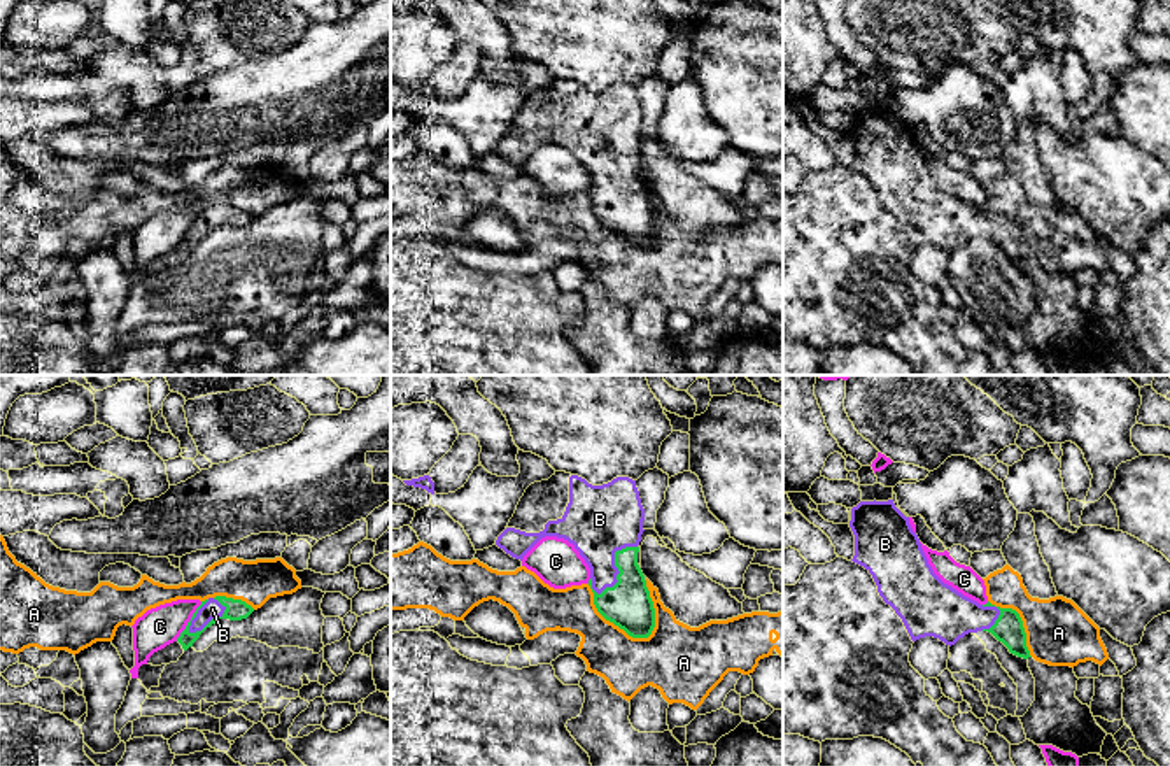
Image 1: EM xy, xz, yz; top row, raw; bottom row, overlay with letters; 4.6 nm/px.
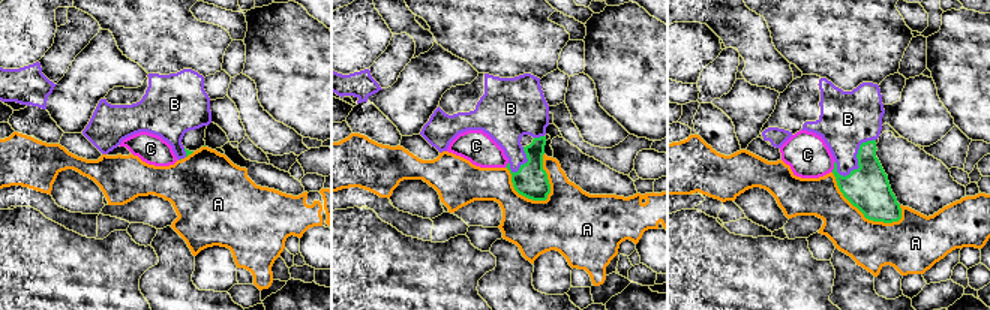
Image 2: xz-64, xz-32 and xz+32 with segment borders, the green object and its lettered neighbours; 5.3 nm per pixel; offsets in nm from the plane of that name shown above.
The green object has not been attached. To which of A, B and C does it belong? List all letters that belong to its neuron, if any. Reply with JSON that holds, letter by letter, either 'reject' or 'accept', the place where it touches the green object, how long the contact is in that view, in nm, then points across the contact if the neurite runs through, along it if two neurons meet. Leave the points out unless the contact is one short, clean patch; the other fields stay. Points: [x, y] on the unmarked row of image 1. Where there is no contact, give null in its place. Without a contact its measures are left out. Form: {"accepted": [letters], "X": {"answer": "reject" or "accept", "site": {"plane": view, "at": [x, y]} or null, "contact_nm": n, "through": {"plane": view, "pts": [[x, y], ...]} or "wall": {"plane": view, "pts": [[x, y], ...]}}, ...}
{"accepted": ["B"], "A": {"answer": "reject", "site": {"plane": "xz", "at": [612, 228]}, "contact_nm": 380}, "B": {"answer": "accept", "site": {"plane": "xy", "at": [209, 230]}, "contact_nm": 220, "through": {"plane": "xy", "pts": [[235, 216], [226, 216], [209, 230], [212, 216]]}}, "C": {"answer": "reject", "site": {"plane": "xy", "at": [190, 228]}, "contact_nm": 220, "wall": {"plane": "xy", "pts": [[202, 209], [176, 248]]}}}

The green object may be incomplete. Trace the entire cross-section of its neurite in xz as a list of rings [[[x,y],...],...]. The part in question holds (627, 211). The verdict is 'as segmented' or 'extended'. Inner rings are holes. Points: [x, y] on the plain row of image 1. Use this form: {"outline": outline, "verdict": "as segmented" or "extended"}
{"outline": [[[555,79],[525,96],[496,152],[522,168],[545,144],[567,147],[590,175],[597,219],[629,244],[648,245],[655,216],[638,172],[643,128],[636,88],[617,84],[592,93]]], "verdict": "extended"}

